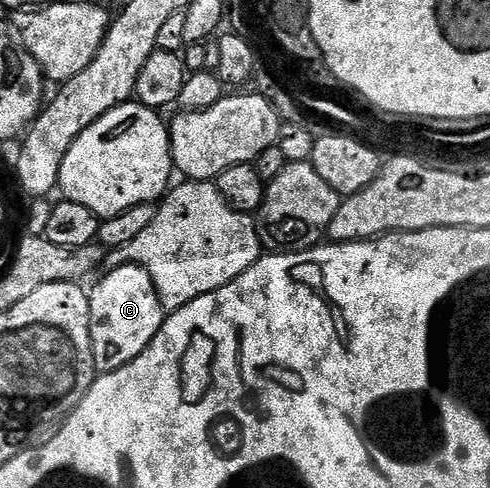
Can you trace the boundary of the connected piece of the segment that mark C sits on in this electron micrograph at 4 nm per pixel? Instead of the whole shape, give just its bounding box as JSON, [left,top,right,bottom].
[89,264,167,373]

